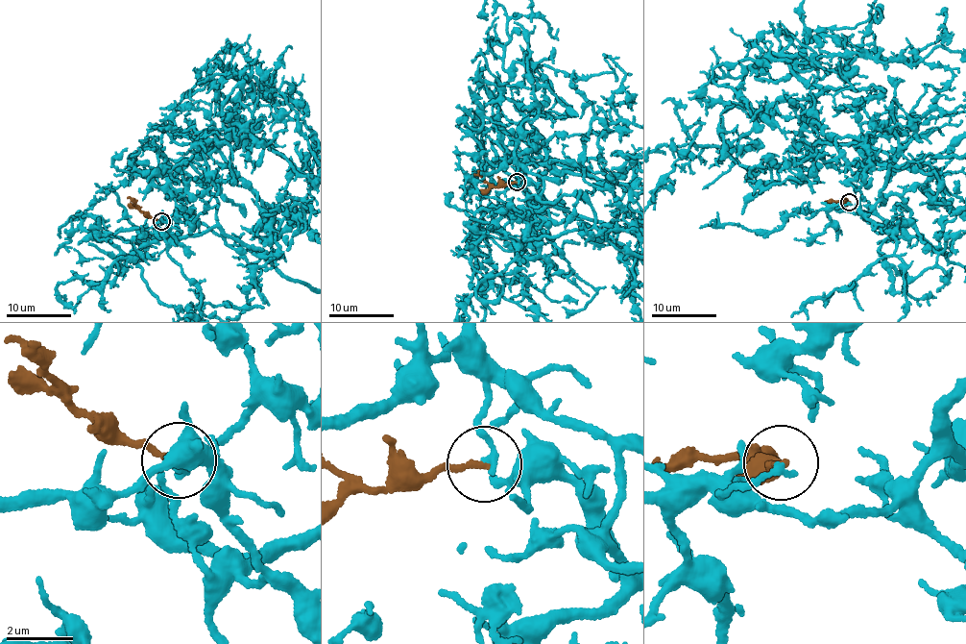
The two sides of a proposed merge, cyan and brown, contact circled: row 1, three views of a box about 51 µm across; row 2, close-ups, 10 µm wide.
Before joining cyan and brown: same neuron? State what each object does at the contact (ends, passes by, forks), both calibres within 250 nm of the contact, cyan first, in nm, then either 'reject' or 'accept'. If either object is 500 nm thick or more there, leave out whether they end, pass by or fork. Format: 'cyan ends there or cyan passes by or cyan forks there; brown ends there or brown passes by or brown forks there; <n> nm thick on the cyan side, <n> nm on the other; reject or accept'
cyan ends there; brown ends there; 240 nm thick on the cyan side, 200 nm on the other; reject

